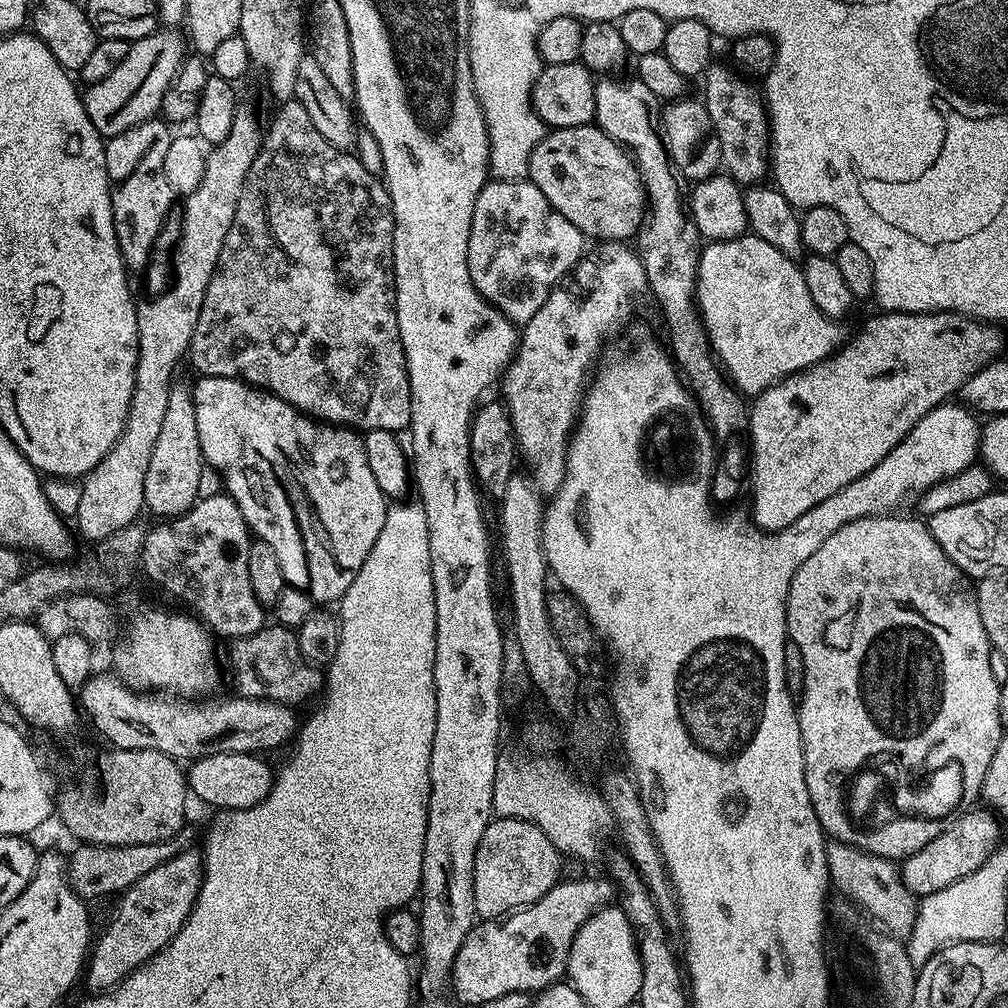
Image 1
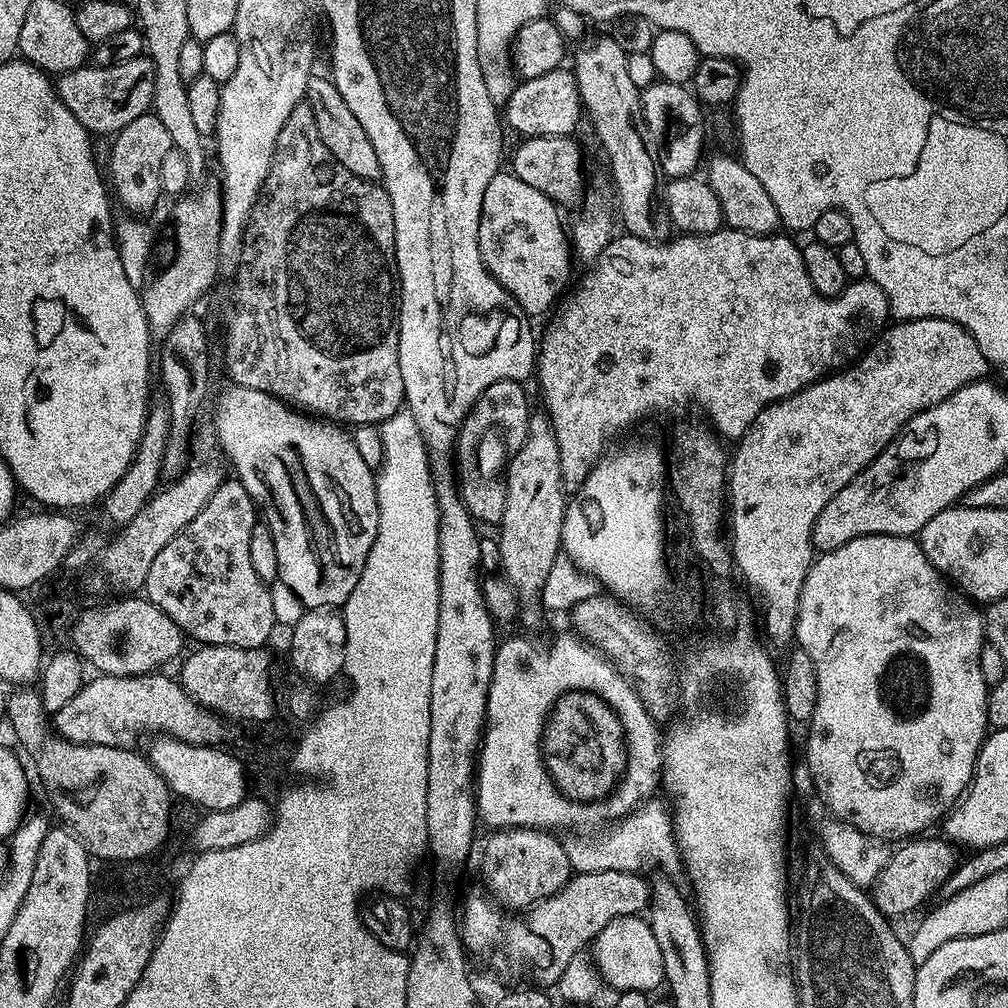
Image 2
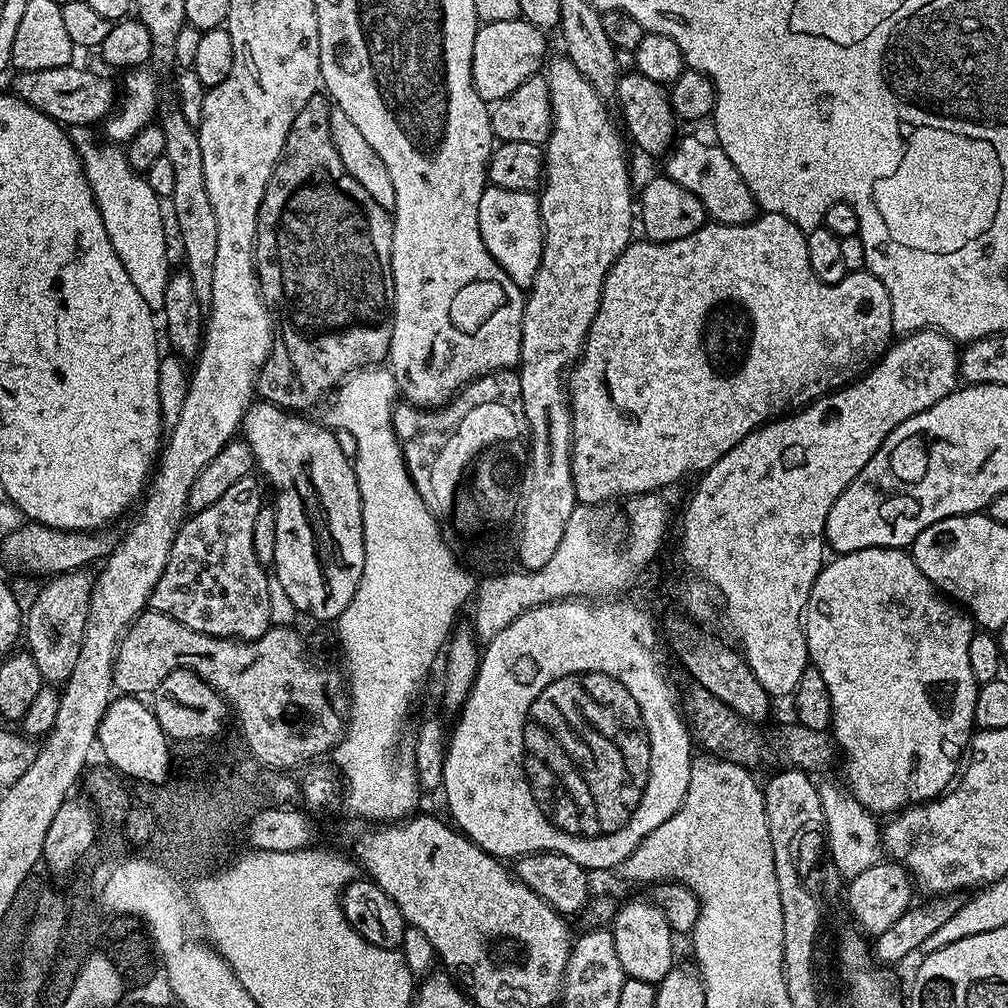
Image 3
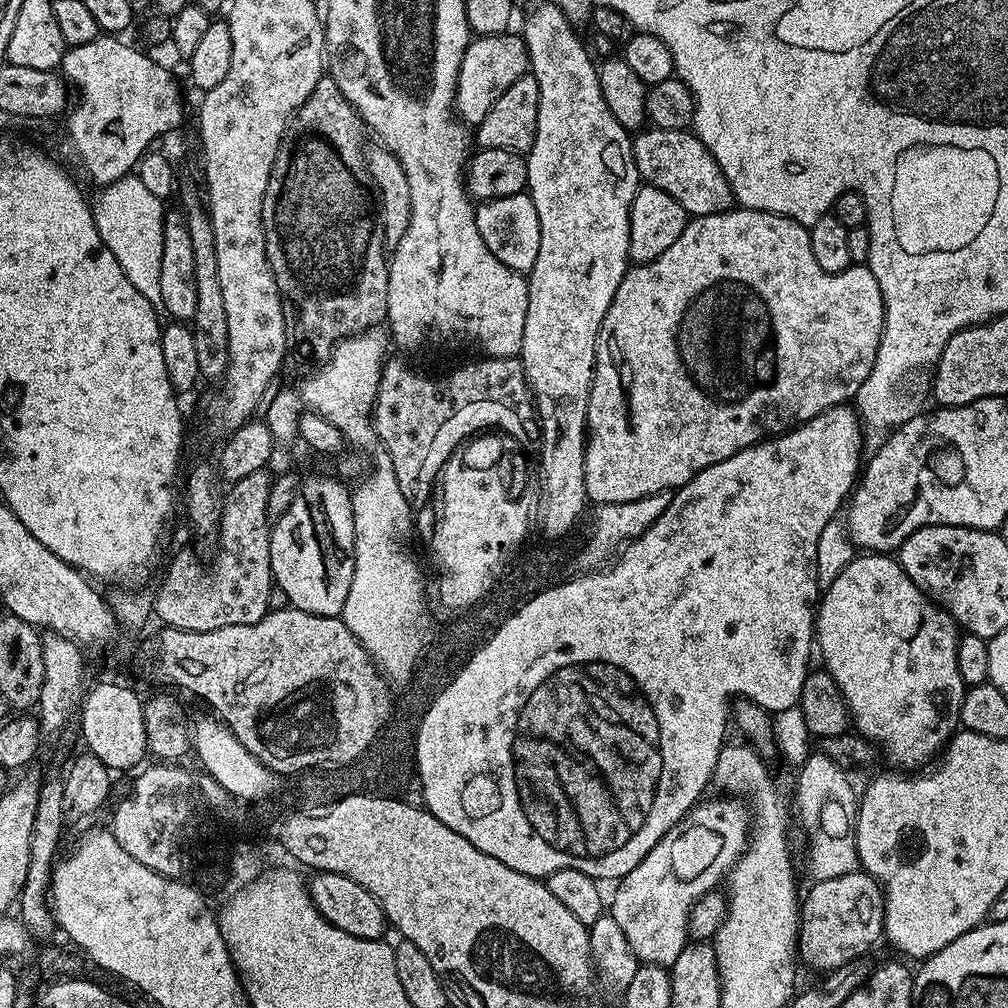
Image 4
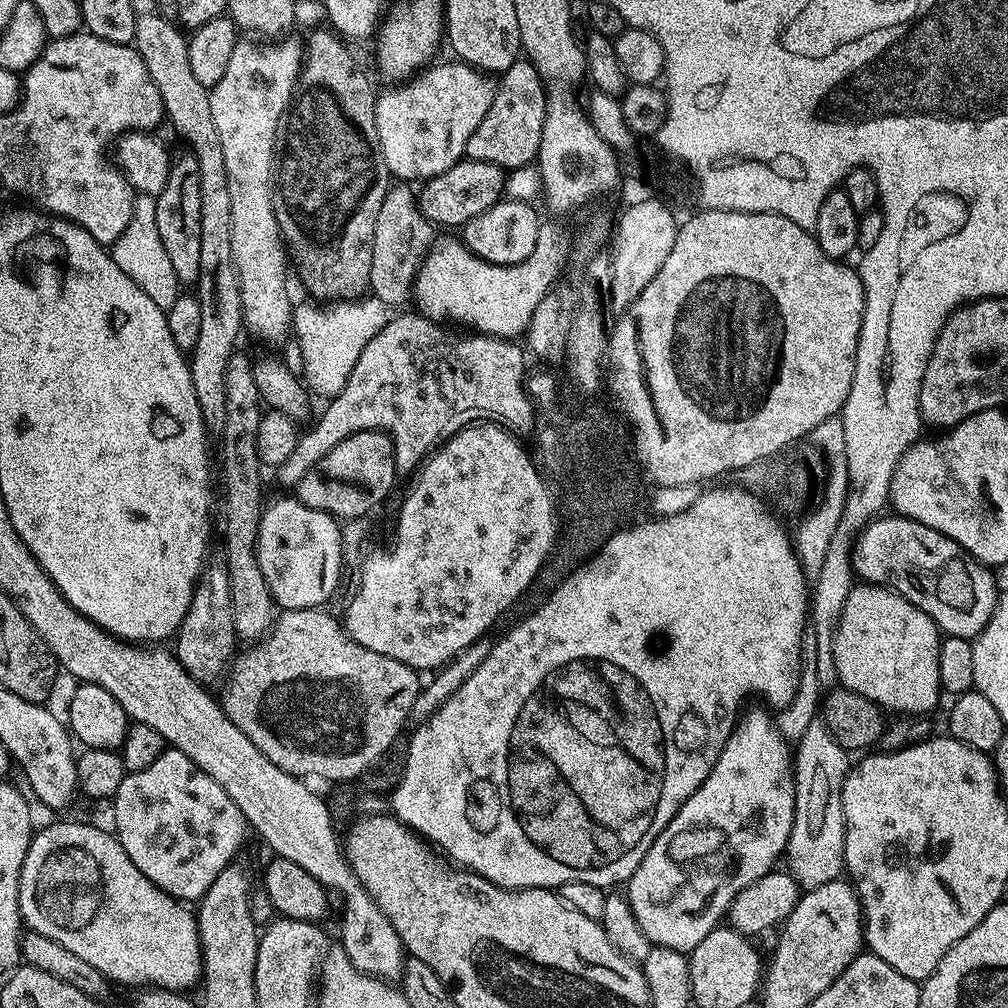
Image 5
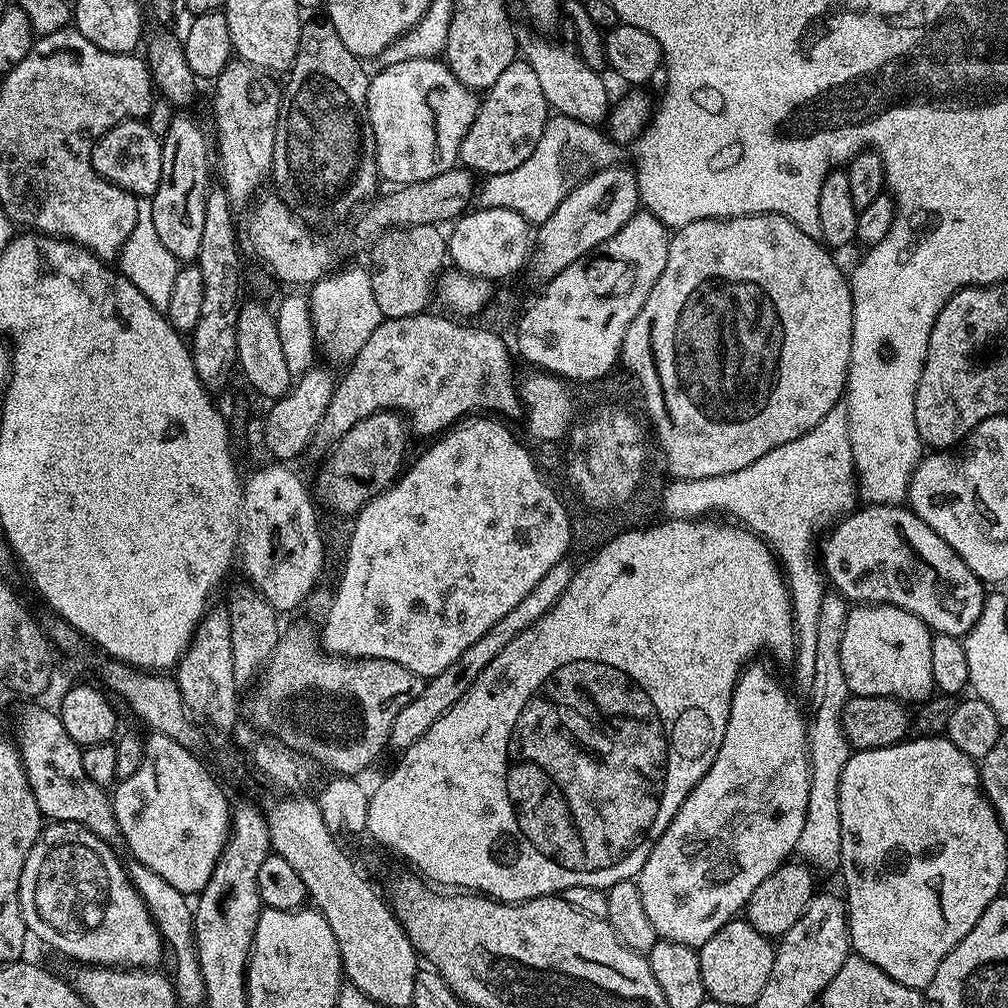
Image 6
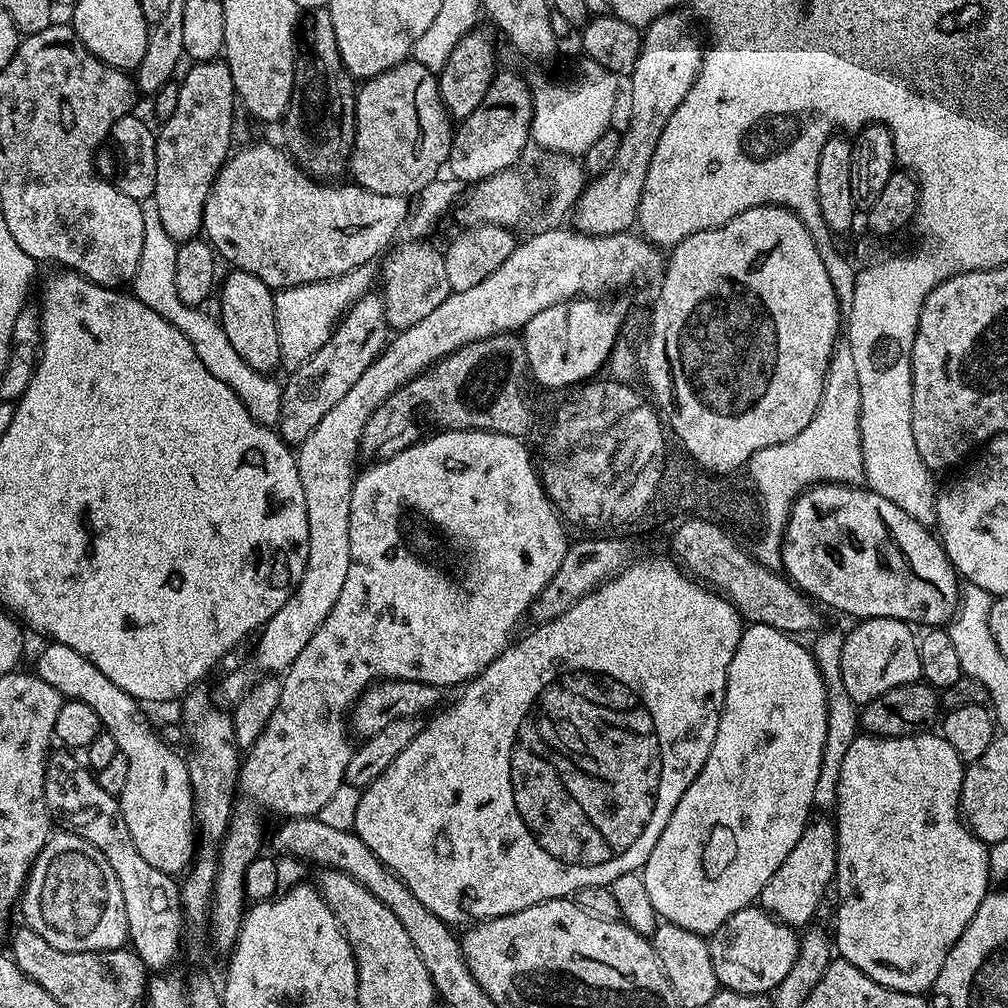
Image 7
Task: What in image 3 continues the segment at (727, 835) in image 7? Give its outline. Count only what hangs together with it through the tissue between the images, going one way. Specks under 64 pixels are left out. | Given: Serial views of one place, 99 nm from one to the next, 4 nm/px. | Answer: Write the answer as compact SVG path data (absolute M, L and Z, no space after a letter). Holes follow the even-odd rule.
M645 900L621 903L610 921L610 931L614 938L614 950L618 950L618 962L622 962L625 977L642 978L642 982L657 985L662 978L666 978L666 974L674 966L672 960L674 933L663 910L657 908L655 903Z

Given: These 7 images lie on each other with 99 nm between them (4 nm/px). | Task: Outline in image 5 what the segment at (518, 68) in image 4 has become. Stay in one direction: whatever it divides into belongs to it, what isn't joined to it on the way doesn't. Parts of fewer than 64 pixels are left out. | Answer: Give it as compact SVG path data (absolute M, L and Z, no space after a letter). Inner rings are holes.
M465 62L455 63L437 63L399 87L402 89L376 101L380 152L397 181L416 182L419 176L431 178L450 170L464 156L470 134L478 130L490 102L494 102L497 81L487 71Z

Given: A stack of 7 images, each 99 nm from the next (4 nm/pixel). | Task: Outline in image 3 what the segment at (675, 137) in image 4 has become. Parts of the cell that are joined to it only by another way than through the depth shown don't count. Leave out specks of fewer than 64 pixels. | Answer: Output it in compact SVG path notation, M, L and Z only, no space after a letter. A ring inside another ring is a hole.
M681 135L663 161L663 175L668 176L678 186L690 190L702 202L705 213L717 224L749 224L758 215L756 199L750 194L750 186L734 170L734 162L726 158L719 144L699 140L696 136Z

